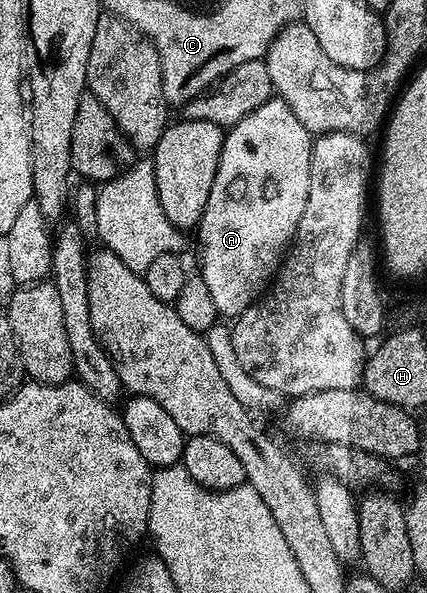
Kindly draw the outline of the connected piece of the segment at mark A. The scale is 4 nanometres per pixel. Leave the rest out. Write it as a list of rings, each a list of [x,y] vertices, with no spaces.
[[[278,98],[265,101],[253,110],[253,114],[226,129],[208,204],[197,225],[200,244],[198,271],[205,286],[209,286],[220,317],[239,317],[263,295],[278,273],[280,263],[295,239],[301,214],[305,214],[305,202],[309,202],[312,143],[312,133],[297,122],[297,114],[293,114],[286,102]]]

